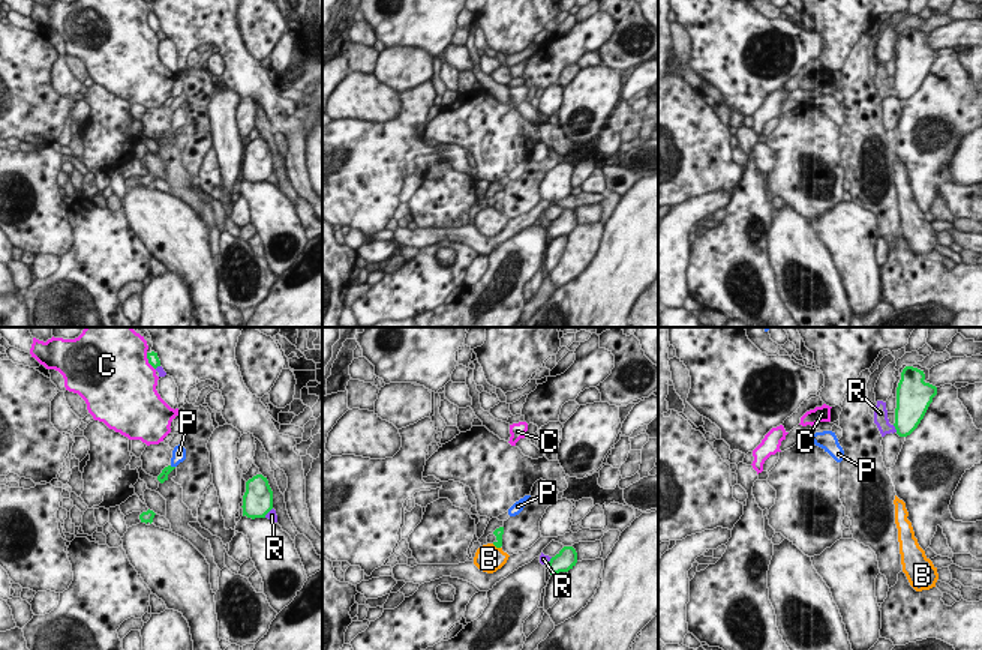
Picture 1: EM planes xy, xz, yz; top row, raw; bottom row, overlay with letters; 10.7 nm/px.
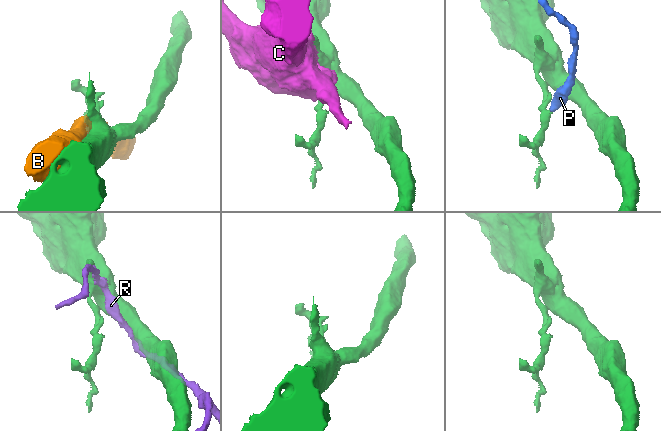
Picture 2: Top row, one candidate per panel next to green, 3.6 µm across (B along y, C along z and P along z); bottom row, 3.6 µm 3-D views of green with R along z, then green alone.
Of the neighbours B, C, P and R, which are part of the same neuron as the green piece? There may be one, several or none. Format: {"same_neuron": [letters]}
{"same_neuron": ["P"]}

